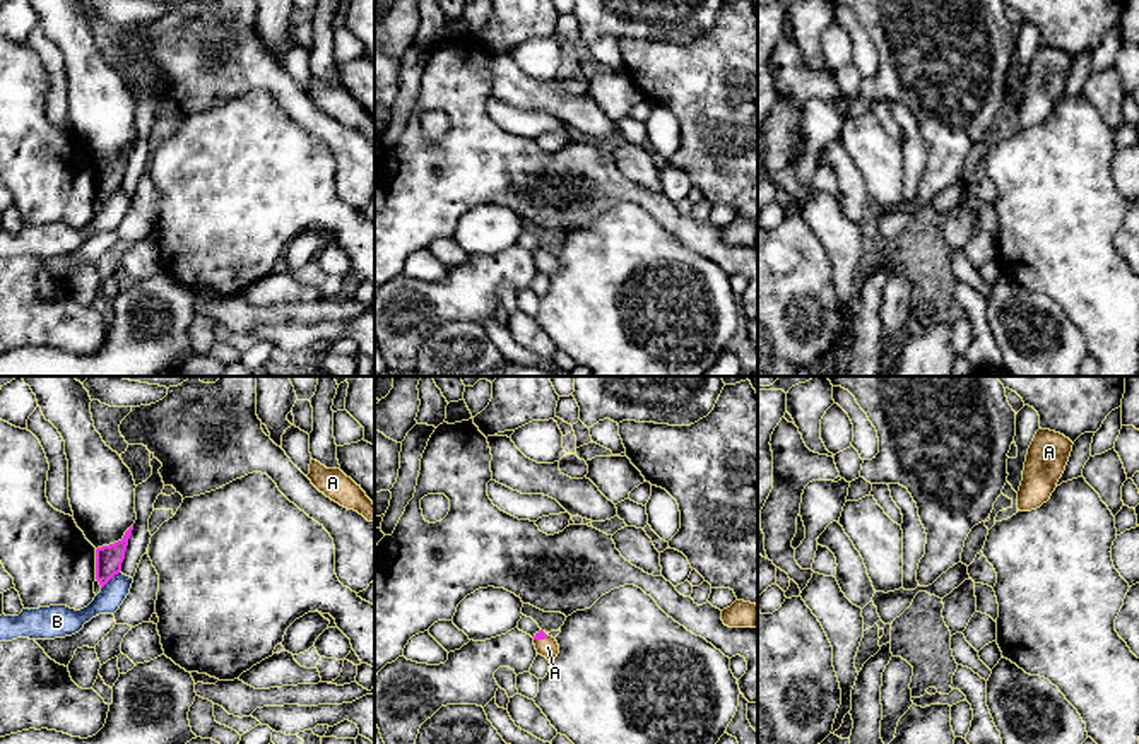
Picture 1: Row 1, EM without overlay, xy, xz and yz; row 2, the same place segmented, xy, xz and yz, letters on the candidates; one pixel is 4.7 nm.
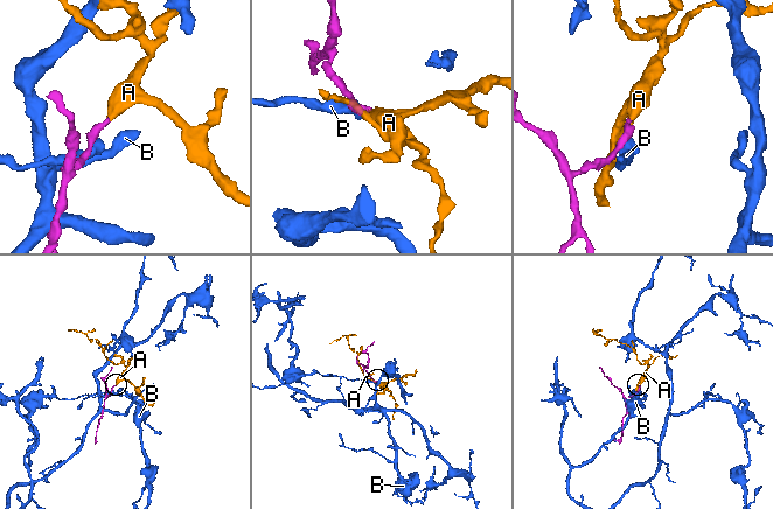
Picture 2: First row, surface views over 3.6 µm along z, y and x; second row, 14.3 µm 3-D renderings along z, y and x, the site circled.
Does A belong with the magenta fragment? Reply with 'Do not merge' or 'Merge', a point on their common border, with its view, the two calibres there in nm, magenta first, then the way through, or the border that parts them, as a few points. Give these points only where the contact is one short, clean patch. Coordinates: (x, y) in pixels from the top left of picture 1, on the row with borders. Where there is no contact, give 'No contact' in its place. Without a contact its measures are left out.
Merge. Touches magenta at xz (541, 638). Thickness 50 nm (magenta) against 90 nm. Path across: xz (541, 635), (541, 638), (548, 647)

